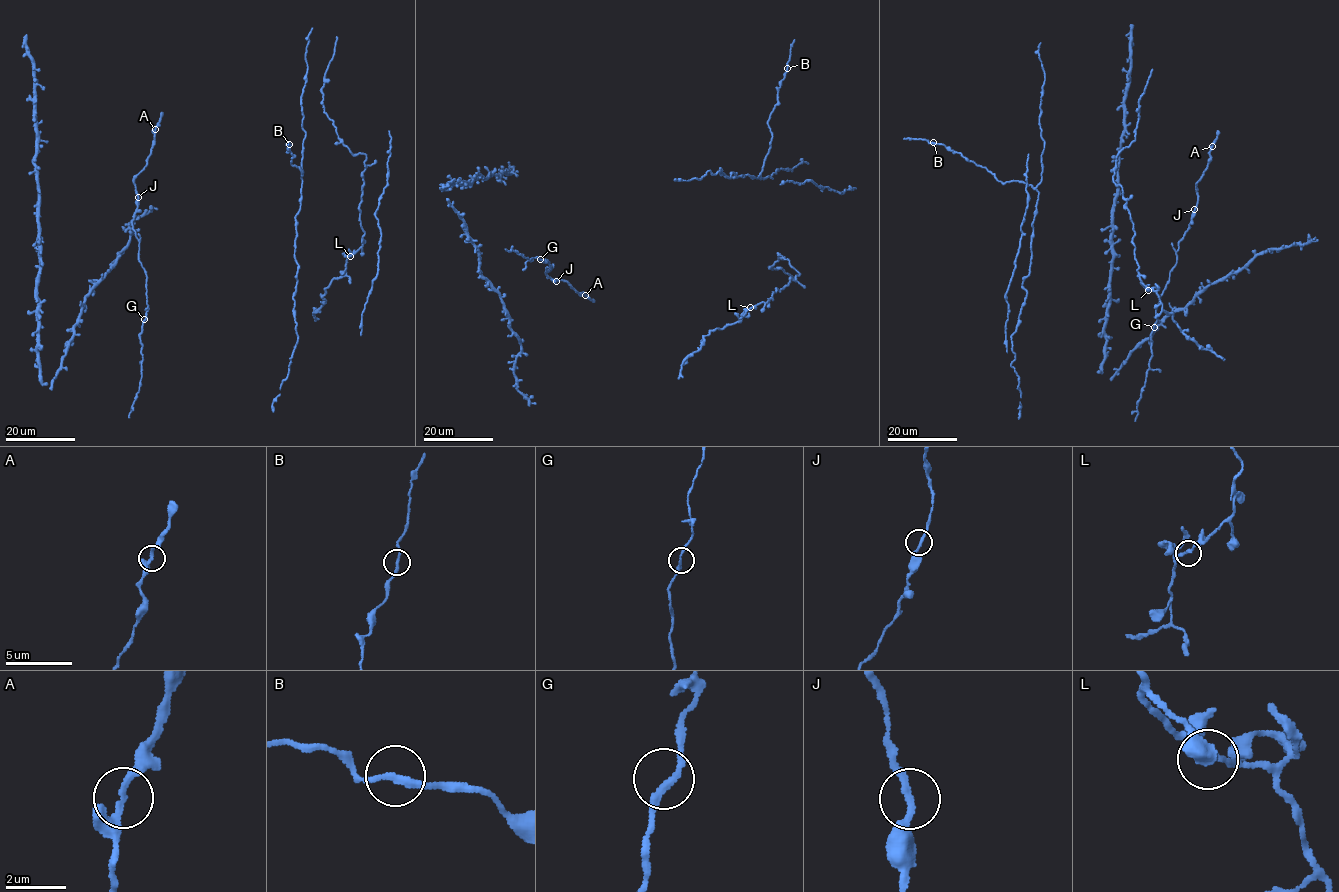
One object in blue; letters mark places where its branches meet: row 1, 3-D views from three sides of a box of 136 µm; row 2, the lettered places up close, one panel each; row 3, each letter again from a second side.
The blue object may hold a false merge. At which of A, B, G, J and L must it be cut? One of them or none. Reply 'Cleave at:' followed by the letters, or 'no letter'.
Cleave at: no letter

